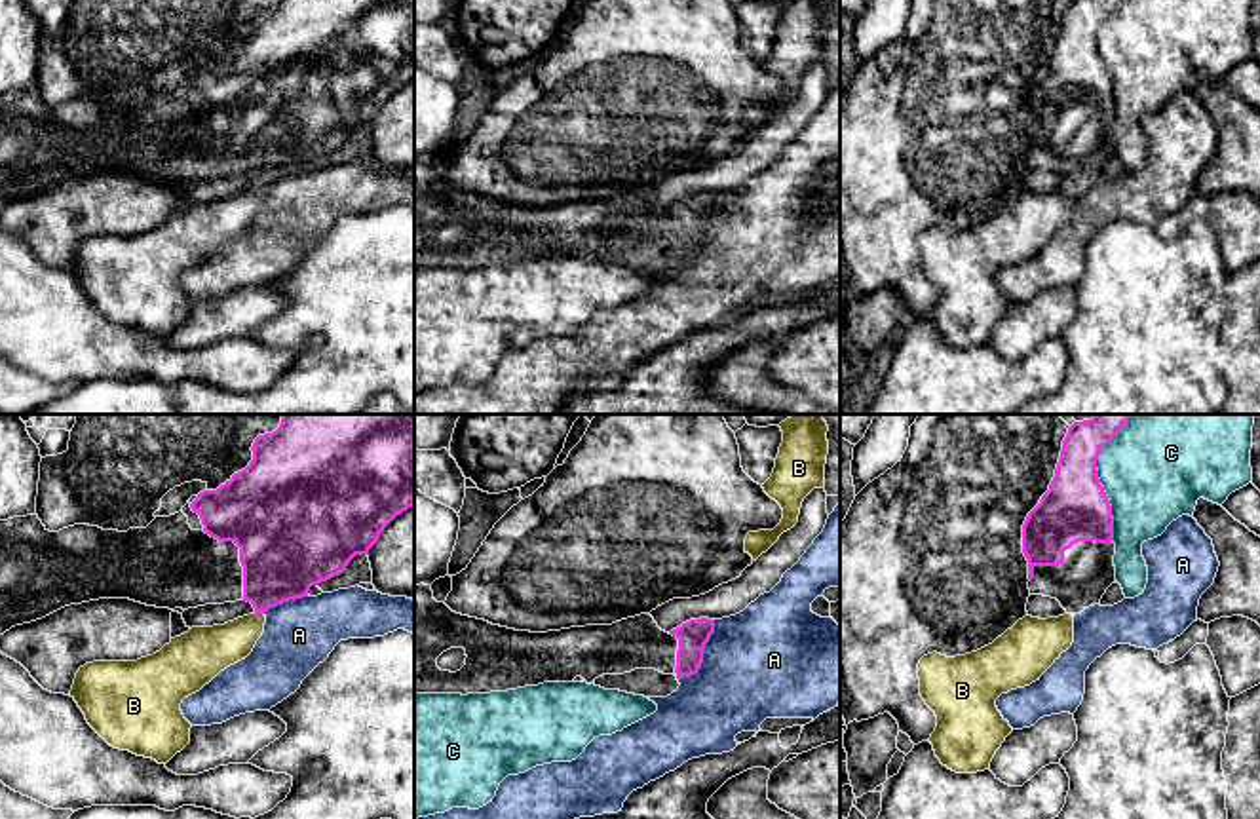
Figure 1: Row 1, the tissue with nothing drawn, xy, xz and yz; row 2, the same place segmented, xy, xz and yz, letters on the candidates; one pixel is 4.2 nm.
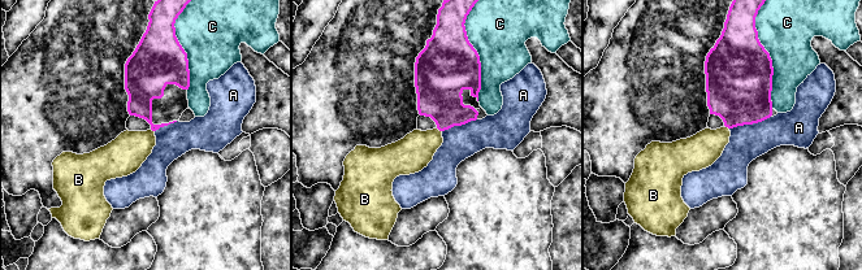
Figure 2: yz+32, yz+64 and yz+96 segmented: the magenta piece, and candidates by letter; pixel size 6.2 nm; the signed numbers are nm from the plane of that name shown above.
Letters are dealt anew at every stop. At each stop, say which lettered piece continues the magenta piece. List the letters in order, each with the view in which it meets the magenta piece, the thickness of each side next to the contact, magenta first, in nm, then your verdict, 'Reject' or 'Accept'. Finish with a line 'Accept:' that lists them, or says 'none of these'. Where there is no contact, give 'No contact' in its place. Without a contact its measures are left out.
A: Touches magenta in xz. Thickness 130 nm (magenta) against 460 nm. Reject
B: Touches magenta in xy. Thickness 340 nm (magenta) against 190 nm. Reject
C: Touches magenta in yz. Thickness 280 nm (magenta) against 440 nm. Reject
Accept: none of these

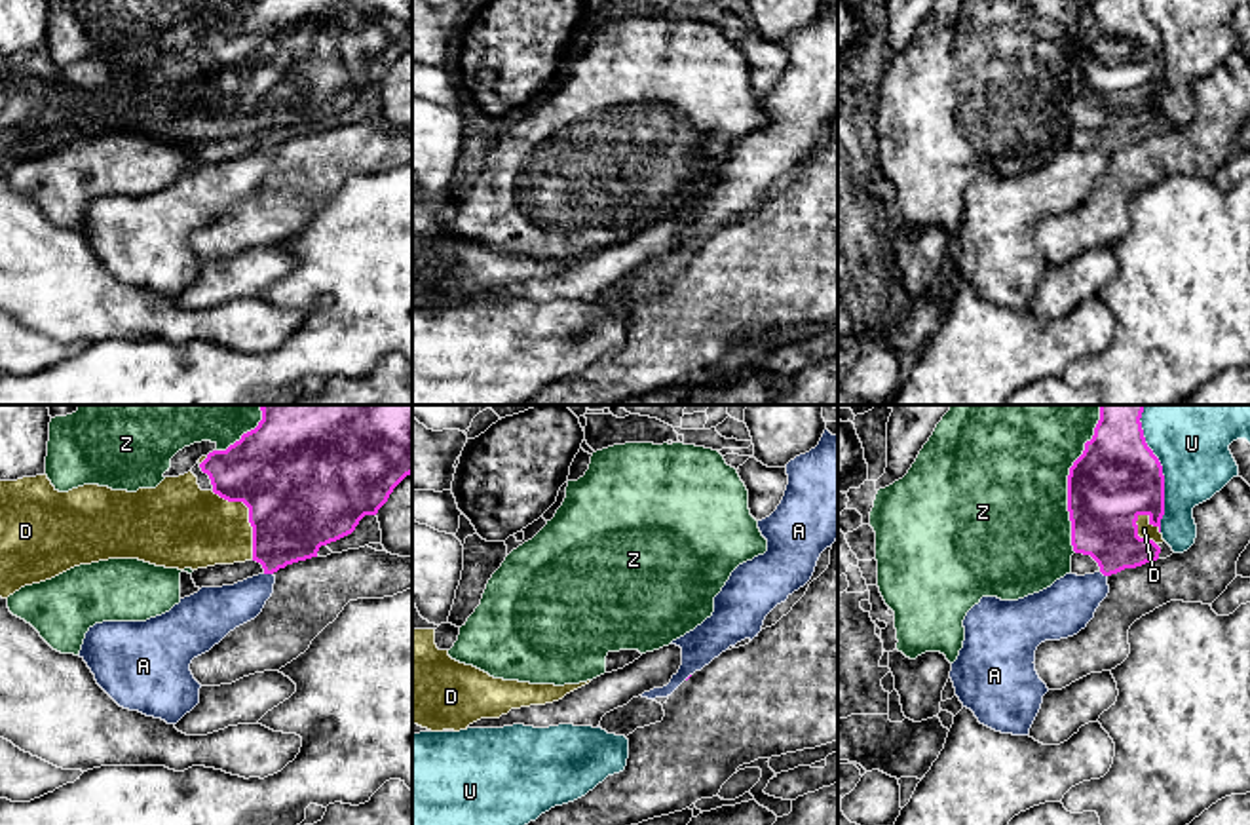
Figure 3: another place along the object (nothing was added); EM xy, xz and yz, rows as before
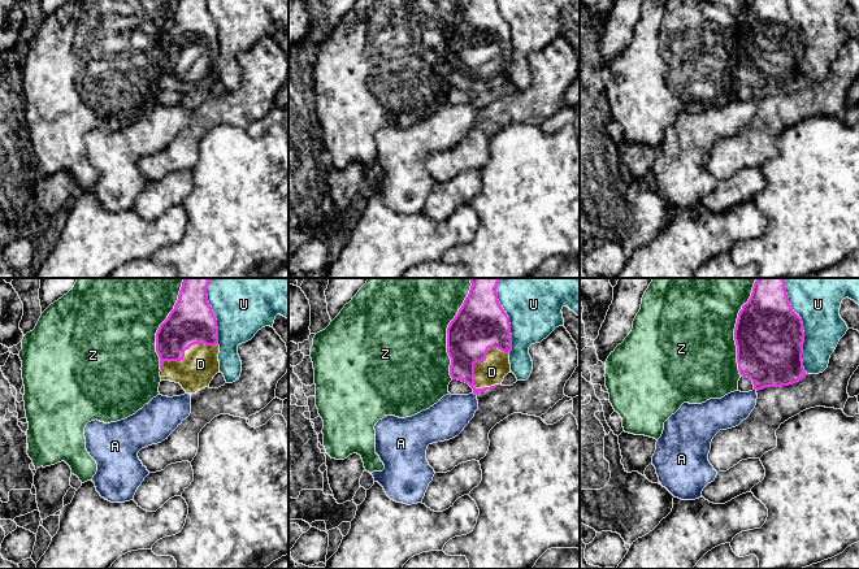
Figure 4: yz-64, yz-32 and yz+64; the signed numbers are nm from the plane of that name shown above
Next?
A: Touches magenta in xy. Thickness 340 nm (magenta) against 190 nm. Reject
D: Touches magenta in xy. Thickness 480 nm (magenta) against 340 nm. Accept
U: Touches magenta in yz. Thickness 360 nm (magenta) against 400 nm. Reject
Z: Touches magenta in yz. Thickness 360 nm (magenta) against 500 nm. Reject
Accept: D

